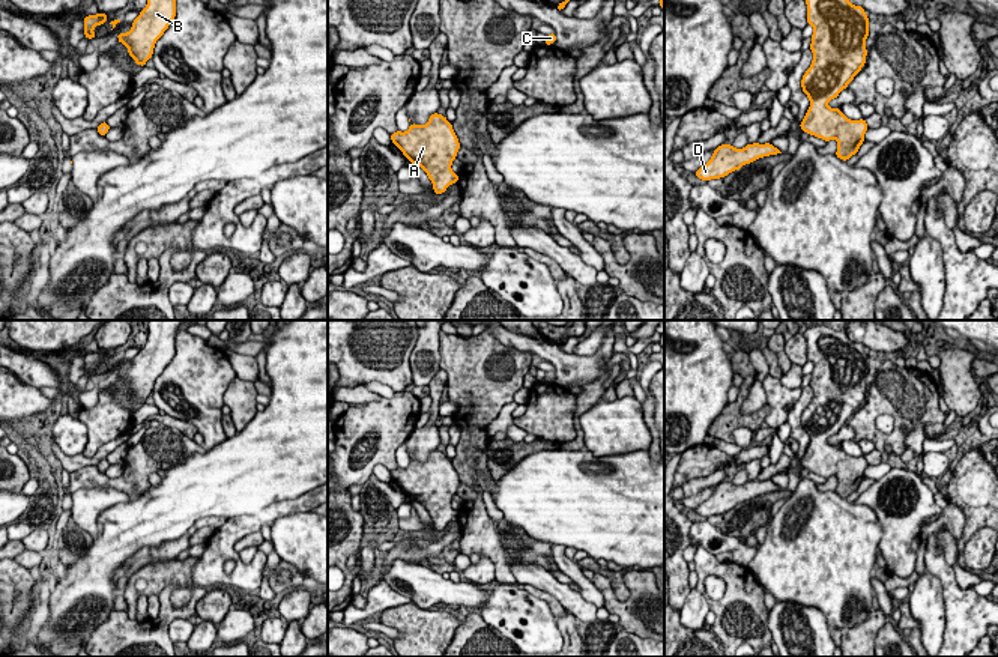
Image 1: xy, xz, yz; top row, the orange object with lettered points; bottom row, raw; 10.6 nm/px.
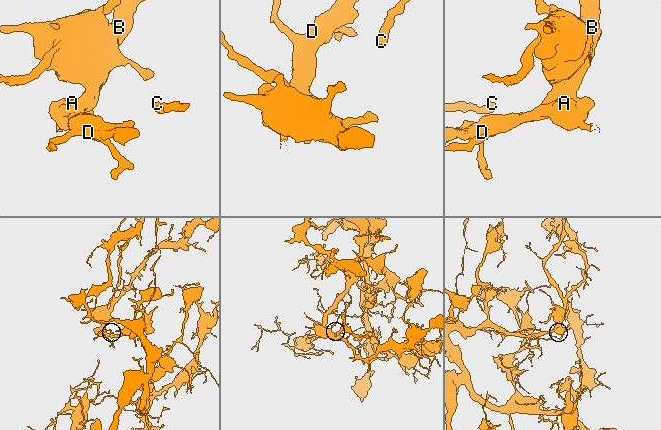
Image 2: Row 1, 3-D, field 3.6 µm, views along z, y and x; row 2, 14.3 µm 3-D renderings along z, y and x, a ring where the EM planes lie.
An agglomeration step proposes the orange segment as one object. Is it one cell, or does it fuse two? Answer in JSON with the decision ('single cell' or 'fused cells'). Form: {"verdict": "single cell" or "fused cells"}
{"verdict": "single cell"}

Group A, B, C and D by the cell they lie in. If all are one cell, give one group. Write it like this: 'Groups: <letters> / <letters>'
Groups: A B C D

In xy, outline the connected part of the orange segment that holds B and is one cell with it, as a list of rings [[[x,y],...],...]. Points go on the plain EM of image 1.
[[[149,320],[147,341],[132,358],[128,370],[119,370],[137,401],[144,403],[152,394],[156,377],[164,371],[176,353],[176,334],[183,320]]]

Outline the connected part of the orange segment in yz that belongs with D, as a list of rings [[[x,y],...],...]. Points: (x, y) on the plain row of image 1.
[[[753,480],[742,486],[735,486],[732,481],[721,481],[712,489],[712,495],[694,508],[694,511],[706,519],[709,516],[720,516],[735,507],[739,507],[744,501],[777,490],[782,489],[771,480]]]

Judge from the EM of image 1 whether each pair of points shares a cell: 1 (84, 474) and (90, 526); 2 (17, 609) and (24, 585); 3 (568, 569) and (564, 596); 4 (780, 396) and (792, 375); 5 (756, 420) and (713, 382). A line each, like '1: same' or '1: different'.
1: different
2: same
3: different
4: different
5: different

